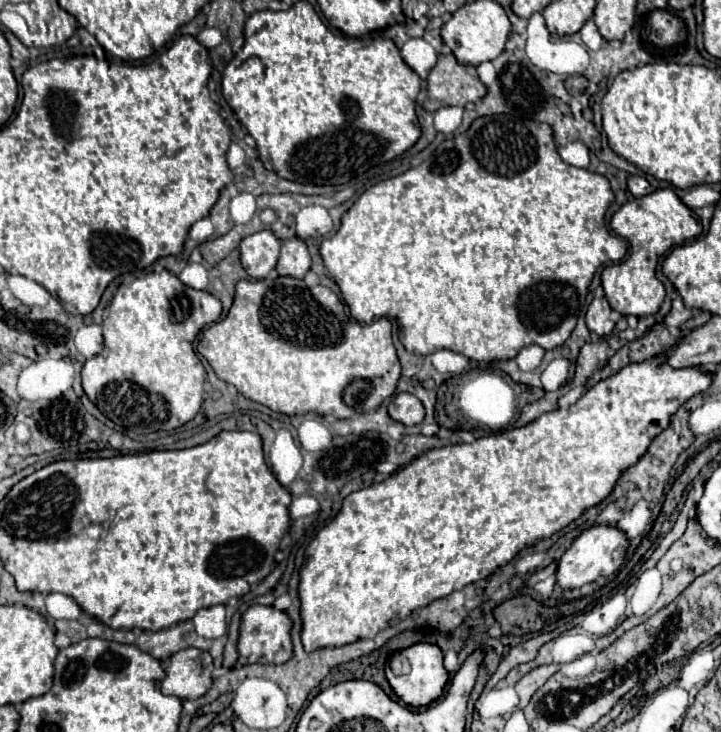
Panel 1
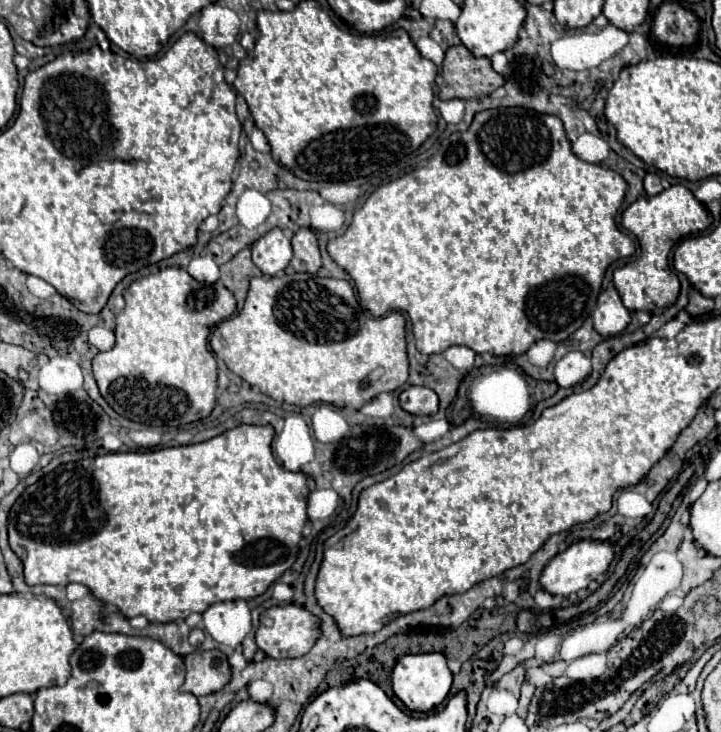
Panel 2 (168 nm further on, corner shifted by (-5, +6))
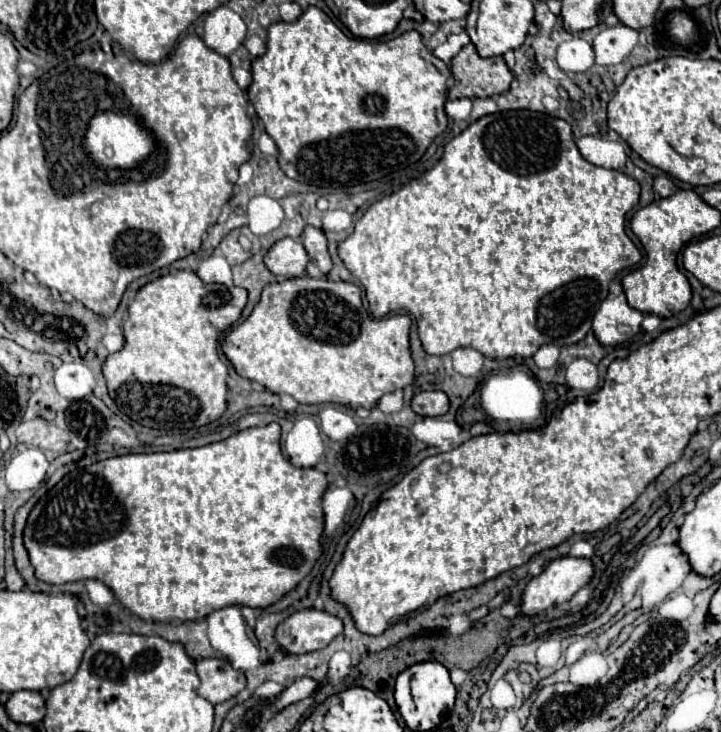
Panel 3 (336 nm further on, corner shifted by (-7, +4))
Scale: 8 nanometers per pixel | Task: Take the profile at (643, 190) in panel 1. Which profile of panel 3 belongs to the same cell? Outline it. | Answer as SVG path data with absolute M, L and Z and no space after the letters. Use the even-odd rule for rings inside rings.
M657 176L655 182L653 182L653 190L655 190L661 198L667 198L667 196L671 196L671 194L675 192L675 186L673 186L673 182L671 182L667 176Z

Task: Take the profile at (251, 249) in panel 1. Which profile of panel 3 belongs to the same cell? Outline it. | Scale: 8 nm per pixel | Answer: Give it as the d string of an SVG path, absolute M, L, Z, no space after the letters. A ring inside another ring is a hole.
M293 238L277 240L265 254L265 266L279 278L293 278L305 274L309 256L301 242Z

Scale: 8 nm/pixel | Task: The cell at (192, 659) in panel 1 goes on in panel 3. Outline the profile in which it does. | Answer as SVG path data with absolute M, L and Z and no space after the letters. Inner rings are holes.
M199 658L195 670L201 680L197 694L207 698L211 704L225 702L245 688L245 674L235 670L223 658Z

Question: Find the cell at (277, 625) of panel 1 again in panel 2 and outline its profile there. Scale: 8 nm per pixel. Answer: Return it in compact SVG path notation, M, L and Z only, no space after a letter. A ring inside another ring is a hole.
M285 604L269 608L261 614L261 626L255 634L255 640L259 650L263 650L271 658L297 658L307 654L319 636L321 636L321 620L317 616L307 612L303 606Z

